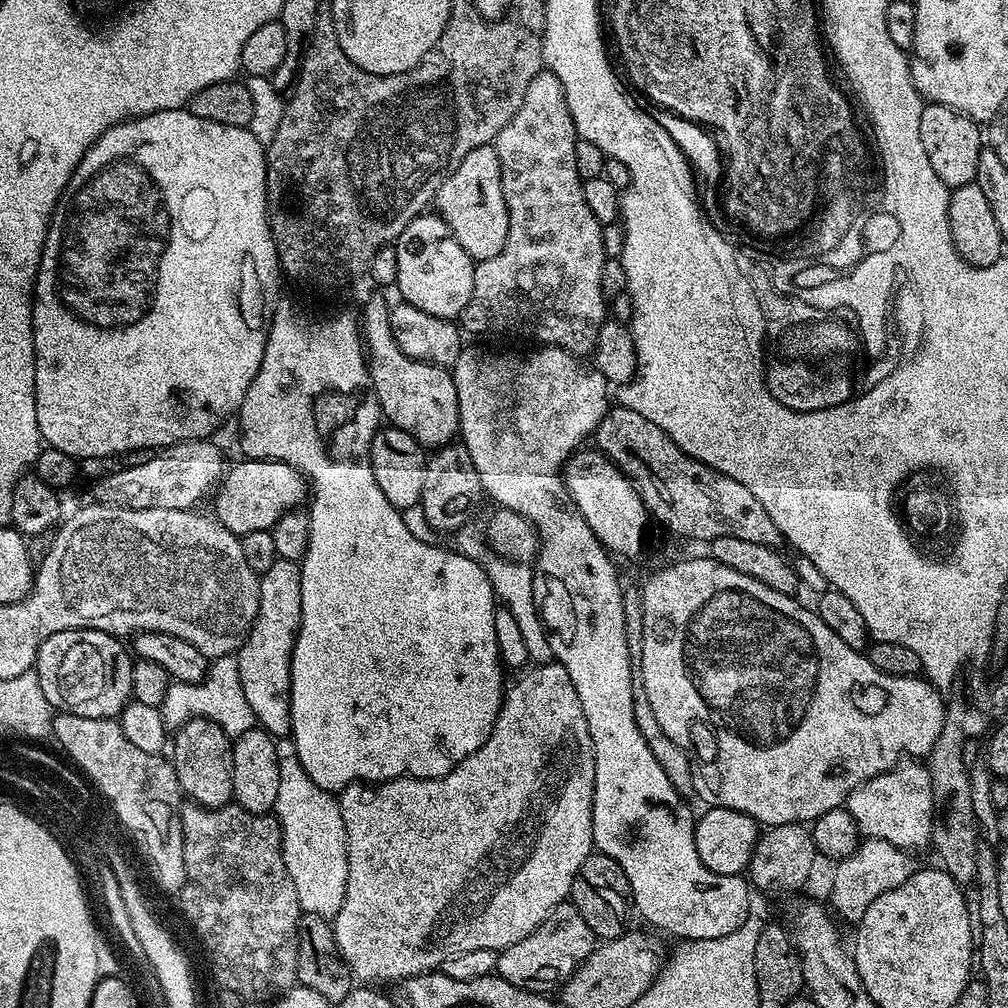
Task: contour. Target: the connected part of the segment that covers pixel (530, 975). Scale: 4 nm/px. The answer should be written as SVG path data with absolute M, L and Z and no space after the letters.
M571 902L559 904L522 942L503 949L496 958L496 972L506 982L531 992L547 993L562 986L576 973L580 963L597 947L598 939Z

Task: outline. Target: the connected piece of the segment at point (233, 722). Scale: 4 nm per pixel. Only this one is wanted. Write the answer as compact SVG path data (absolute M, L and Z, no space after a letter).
M231 656L217 657L210 665L207 675L196 684L173 683L168 688L166 698L161 704L164 722L170 728L183 725L194 716L202 716L216 725L222 726L230 737L241 736L246 730L255 727L253 710L243 693L241 675L238 674L236 658Z

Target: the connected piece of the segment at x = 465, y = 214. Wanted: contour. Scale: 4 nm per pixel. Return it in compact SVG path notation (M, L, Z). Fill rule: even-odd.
M492 144L478 146L462 158L460 165L436 191L434 208L450 226L458 246L462 246L473 261L489 260L498 254L498 250L502 250L508 233L508 211L506 198L502 194L498 154Z

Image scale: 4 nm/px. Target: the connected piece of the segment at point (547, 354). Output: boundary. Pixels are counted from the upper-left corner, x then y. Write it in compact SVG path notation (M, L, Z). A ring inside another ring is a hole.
M536 346L533 347L533 352L528 352L525 356L515 356L514 353L508 352L505 356L479 356L476 352L468 352L468 350L462 350L458 354L458 358L453 364L450 365L450 371L452 374L452 381L454 382L454 390L458 394L458 414L460 415L460 431L458 433L459 439L466 446L466 450L470 450L470 462L474 462L474 470L478 470L478 478L482 478L482 486L484 487L485 497L490 501L493 500L493 505L509 508L517 512L522 518L526 518L529 524L534 525L536 532L540 535L540 551L536 553L534 561L534 571L532 573L532 590L536 593L536 606L540 614L540 623L542 628L548 634L548 650L549 653L554 657L555 663L566 666L566 674L570 674L570 682L574 682L574 686L578 690L578 702L582 702L582 714L586 714L586 726L590 726L590 742L592 743L592 749L594 750L594 802L592 803L592 843L595 851L602 855L608 855L614 861L618 862L622 870L625 871L626 878L629 879L629 890L631 892L630 900L636 908L653 924L656 928L661 928L664 932L669 932L670 935L676 936L680 940L709 940L710 938L722 938L726 934L734 934L734 930L738 930L738 926L742 926L742 922L746 922L746 918L750 914L748 908L752 904L752 900L748 897L750 893L750 884L743 875L738 876L723 876L722 874L714 874L714 870L706 870L706 866L702 866L702 858L698 858L698 850L694 846L692 841L692 832L696 828L696 821L694 819L694 812L688 809L688 804L685 797L680 791L672 785L670 778L666 778L666 770L662 770L662 766L658 766L658 758L654 758L654 754L650 754L650 746L646 746L646 738L642 738L642 734L638 730L638 722L634 722L634 694L630 690L630 650L626 646L626 618L622 614L622 580L616 577L616 568L612 565L613 557L610 555L607 548L600 543L599 538L594 534L594 530L590 530L590 526L586 522L586 518L582 518L582 514L575 508L570 506L568 501L568 491L563 483L562 473L565 464L567 464L569 458L572 457L573 452L577 451L581 447L580 444L584 439L591 437L596 431L598 422L602 422L602 418L608 412L610 407L610 401L608 401L608 391L610 391L610 385L608 380L598 371L595 367L589 366L588 368L584 365L585 361L579 356L573 356L571 352L567 352L565 348L553 348L551 346Z

